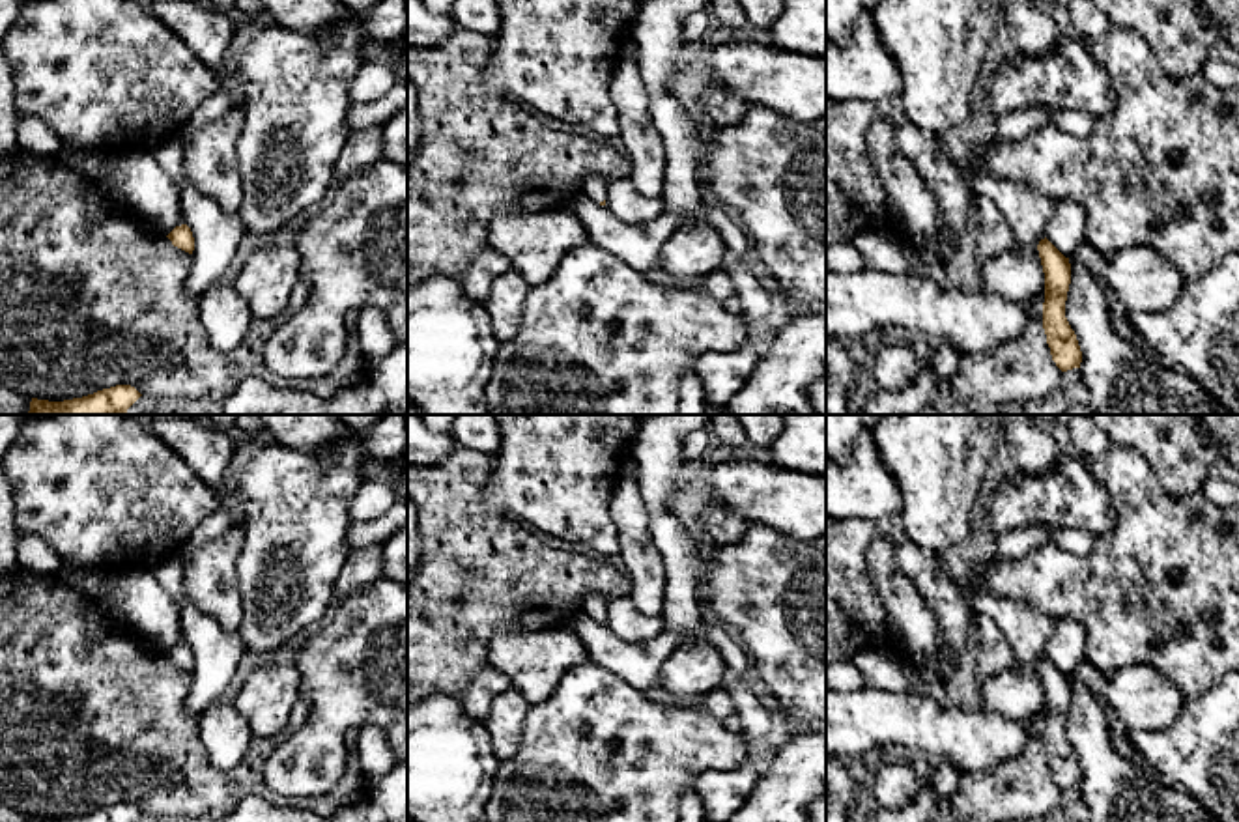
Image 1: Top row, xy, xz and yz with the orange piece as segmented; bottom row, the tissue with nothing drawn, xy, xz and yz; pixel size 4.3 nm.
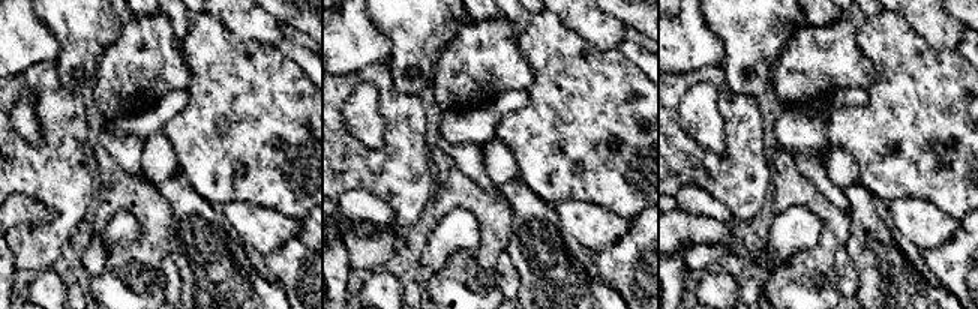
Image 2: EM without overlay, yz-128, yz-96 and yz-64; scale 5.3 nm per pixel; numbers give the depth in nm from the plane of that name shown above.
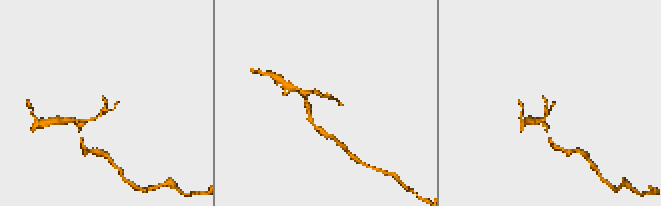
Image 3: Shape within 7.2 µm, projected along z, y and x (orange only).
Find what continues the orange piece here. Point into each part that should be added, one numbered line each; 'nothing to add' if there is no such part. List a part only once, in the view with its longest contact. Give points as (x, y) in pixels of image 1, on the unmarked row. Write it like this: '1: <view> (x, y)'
1: xz (595, 606)

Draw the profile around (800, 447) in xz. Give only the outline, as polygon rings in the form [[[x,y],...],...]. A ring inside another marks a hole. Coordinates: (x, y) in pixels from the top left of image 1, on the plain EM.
[[[783,415],[783,424],[770,445],[774,463],[802,475],[826,476],[826,415]]]

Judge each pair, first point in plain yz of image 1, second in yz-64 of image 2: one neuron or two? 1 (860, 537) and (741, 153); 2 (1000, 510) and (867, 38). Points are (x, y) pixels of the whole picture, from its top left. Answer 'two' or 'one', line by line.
1: one
2: two

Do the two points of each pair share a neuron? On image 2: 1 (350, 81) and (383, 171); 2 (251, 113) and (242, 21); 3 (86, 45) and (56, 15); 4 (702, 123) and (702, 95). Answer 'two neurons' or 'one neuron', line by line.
1: one neuron
2: two neurons
3: one neuron
4: one neuron

